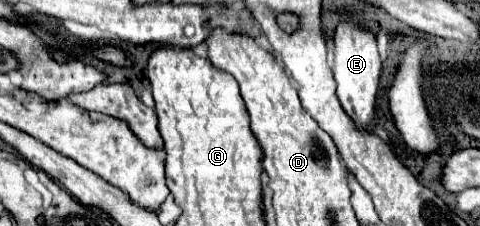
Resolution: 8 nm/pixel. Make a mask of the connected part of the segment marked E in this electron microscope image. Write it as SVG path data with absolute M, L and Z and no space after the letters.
M341 21L335 29L335 83L337 97L341 101L343 111L351 117L353 125L363 131L371 131L375 127L375 99L379 91L379 75L381 61L377 51L377 41L373 33L361 29L359 25L351 25L351 21Z

